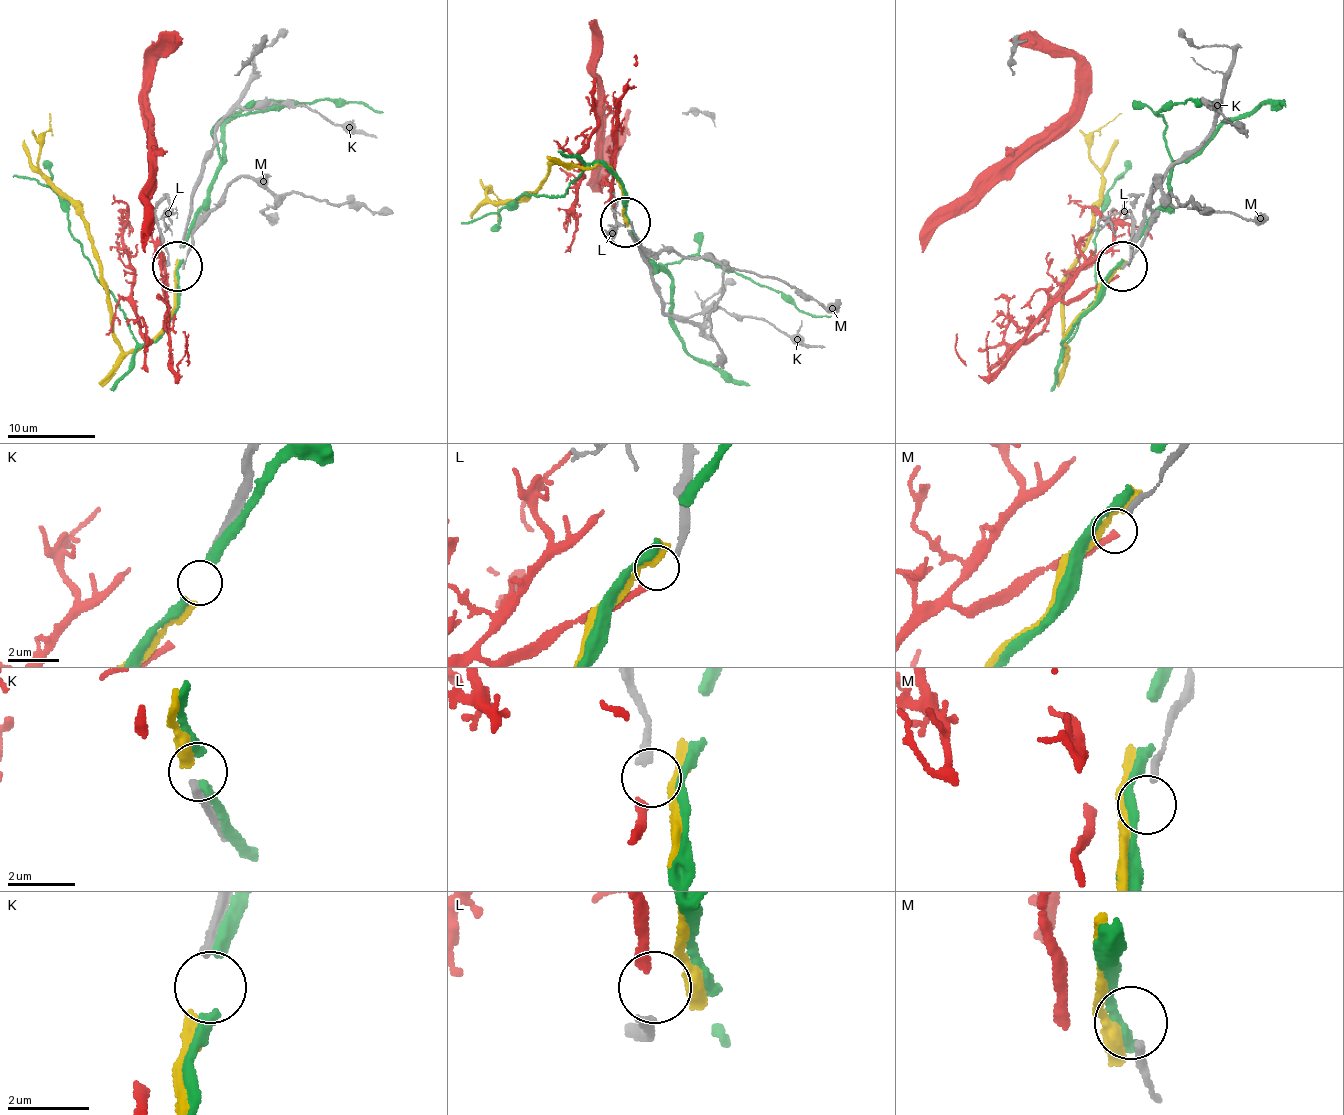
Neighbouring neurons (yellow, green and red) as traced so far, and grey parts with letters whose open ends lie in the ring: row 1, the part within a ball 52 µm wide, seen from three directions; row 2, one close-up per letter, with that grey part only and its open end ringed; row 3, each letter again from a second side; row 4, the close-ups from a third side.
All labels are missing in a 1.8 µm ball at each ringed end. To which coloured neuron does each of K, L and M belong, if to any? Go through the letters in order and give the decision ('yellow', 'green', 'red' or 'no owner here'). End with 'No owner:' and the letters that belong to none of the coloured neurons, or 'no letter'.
K: yellow
L: red
M: no owner here
No owner: M

